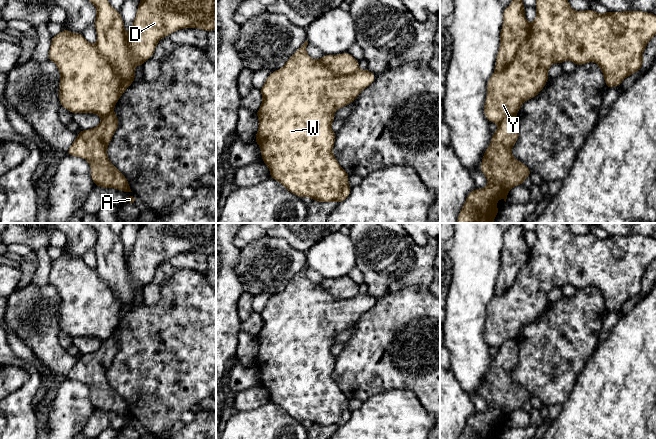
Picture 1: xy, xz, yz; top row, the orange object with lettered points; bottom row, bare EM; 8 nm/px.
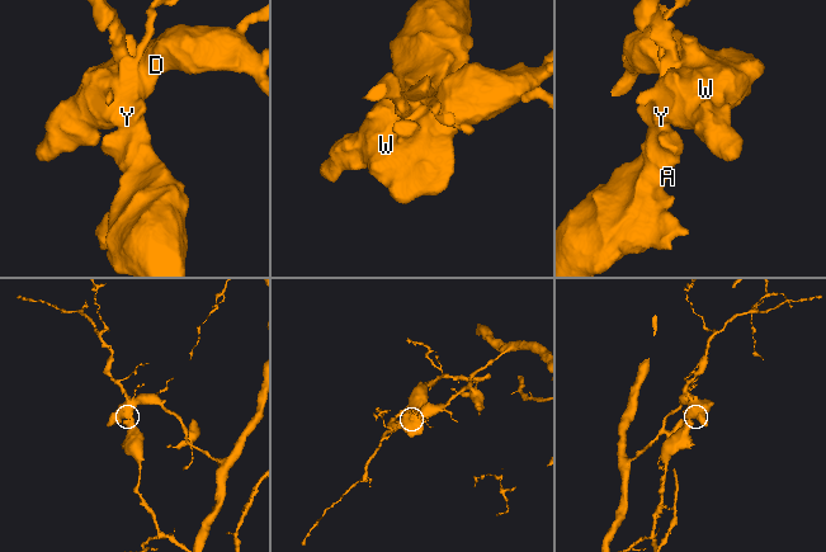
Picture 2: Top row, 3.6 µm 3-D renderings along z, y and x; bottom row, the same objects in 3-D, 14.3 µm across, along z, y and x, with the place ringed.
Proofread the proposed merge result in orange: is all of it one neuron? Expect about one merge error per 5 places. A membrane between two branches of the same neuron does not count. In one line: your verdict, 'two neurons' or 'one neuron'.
one neuron

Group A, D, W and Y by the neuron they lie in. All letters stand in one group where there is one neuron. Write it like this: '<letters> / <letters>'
A D W Y

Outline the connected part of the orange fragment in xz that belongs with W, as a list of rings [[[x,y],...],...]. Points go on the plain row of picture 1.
[[[306,264],[282,292],[269,298],[261,311],[262,328],[256,336],[259,351],[255,366],[260,370],[262,385],[270,394],[270,402],[280,406],[289,416],[318,426],[343,426],[349,421],[351,411],[348,397],[333,379],[336,356],[331,354],[331,348],[335,344],[335,335],[351,328],[376,300],[368,293],[360,294],[359,285],[348,276],[323,279],[320,284],[314,284],[306,276],[307,269]]]

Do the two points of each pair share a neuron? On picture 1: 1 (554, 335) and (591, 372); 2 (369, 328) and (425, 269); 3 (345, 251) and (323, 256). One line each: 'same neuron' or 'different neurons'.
1: different neurons
2: different neurons
3: same neuron

